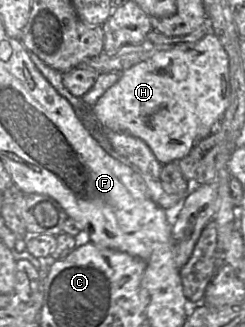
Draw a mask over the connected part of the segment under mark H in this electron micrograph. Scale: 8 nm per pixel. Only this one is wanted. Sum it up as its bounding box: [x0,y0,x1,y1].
[90,34,229,165]

